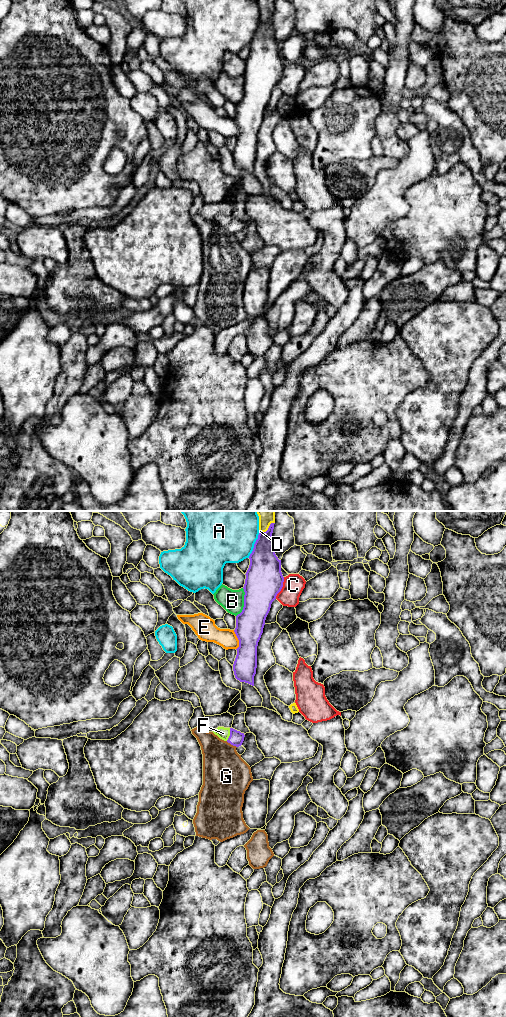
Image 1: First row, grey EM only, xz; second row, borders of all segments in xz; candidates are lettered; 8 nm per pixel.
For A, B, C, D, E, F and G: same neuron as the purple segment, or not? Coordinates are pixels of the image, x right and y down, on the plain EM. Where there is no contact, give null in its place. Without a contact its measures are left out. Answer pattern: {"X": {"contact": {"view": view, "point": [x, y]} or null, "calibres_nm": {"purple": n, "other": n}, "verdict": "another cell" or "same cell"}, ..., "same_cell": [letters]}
{"A": {"contact": {"view": "xz", "point": [254, 32]}, "calibres_nm": {"purple": 280, "other": 420}, "verdict": "another cell"}, "B": {"contact": {"view": "xz", "point": [244, 90]}, "calibres_nm": {"purple": 300, "other": 180}, "verdict": "another cell"}, "C": {"contact": {"view": "xz", "point": [281, 76]}, "calibres_nm": {"purple": 300, "other": 170}, "verdict": "another cell"}, "D": {"contact": {"view": "xz", "point": [268, 16]}, "calibres_nm": {"purple": 200, "other": 110}, "verdict": "another cell"}, "E": {"contact": {"view": "xz", "point": [238, 127]}, "calibres_nm": {"purple": 220, "other": 160}, "verdict": "another cell"}, "F": {"contact": {"view": "xz", "point": [230, 222]}, "calibres_nm": {"purple": 120, "other": 100}, "verdict": "same cell"}, "G": {"contact": {"view": "xz", "point": [231, 232]}, "calibres_nm": {"purple": 120, "other": 360}, "verdict": "another cell"}, "same_cell": ["F"]}

